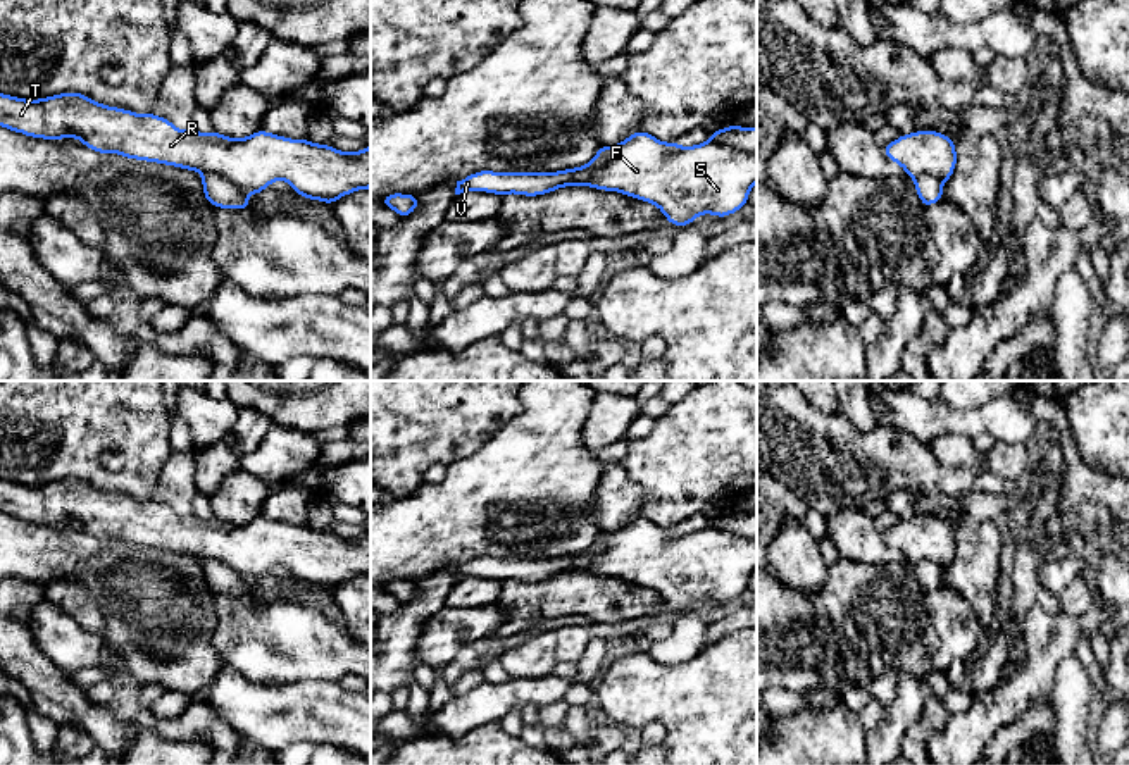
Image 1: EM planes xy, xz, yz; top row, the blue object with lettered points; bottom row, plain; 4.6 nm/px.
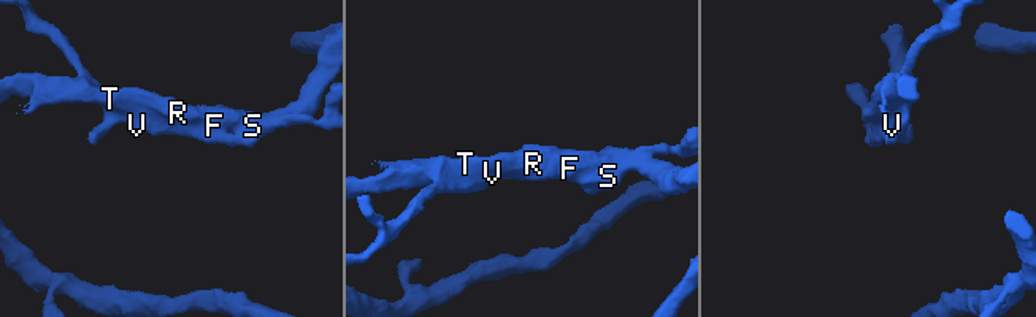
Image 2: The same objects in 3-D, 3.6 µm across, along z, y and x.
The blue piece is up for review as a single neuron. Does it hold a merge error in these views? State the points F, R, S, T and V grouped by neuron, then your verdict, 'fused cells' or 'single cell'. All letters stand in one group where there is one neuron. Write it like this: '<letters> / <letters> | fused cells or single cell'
F R S T / V | fused cells

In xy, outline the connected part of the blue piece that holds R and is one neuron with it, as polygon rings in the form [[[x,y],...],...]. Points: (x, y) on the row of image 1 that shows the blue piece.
[[[76,91],[38,100],[0,93],[0,126],[29,138],[78,138],[98,153],[119,153],[126,159],[217,174],[252,195],[262,193],[271,183],[281,179],[300,196],[333,205],[345,195],[371,188],[371,145],[360,152],[343,153],[329,145],[291,140],[260,129],[241,140],[228,138],[217,131],[198,133],[193,128],[183,131],[160,115],[109,107]]]

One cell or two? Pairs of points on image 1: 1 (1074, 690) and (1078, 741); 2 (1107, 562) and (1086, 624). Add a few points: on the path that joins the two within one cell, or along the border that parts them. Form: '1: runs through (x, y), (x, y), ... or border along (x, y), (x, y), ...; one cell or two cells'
1: runs through (1074, 702), (1074, 729); one cell
2: border along (1097, 597), (1110, 609); two cells

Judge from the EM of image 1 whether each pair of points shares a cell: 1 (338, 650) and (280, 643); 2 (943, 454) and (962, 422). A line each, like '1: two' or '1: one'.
1: one
2: two

